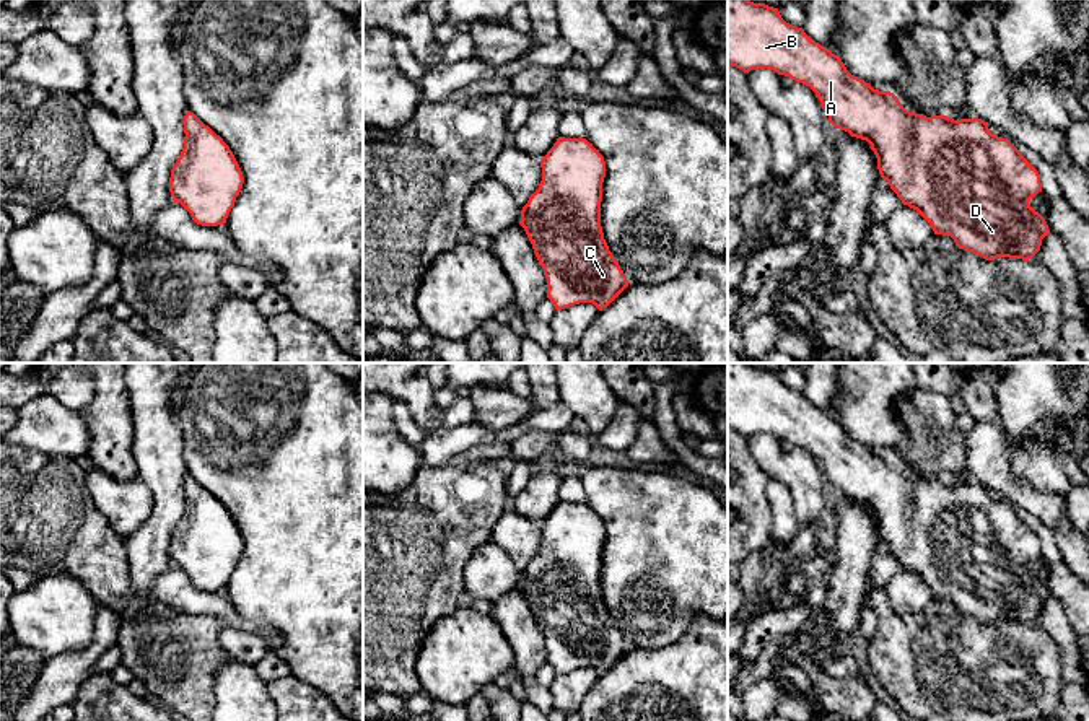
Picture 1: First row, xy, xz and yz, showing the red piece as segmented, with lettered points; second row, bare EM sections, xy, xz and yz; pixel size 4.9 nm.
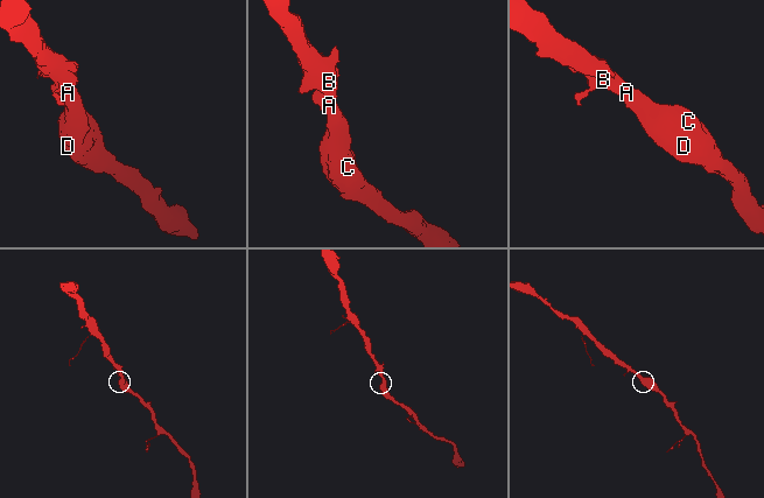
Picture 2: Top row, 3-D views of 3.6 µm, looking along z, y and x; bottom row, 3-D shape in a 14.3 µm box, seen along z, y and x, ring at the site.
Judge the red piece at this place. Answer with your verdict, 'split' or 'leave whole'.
leave whole

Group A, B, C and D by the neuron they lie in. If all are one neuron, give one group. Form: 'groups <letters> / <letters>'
groups A B C D

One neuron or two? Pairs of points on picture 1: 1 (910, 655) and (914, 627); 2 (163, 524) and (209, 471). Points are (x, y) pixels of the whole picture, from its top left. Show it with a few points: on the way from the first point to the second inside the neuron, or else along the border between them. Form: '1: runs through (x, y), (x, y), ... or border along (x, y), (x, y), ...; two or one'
1: runs through (914, 648), (914, 633); one
2: border along (181, 436), (183, 461), (189, 474); two

